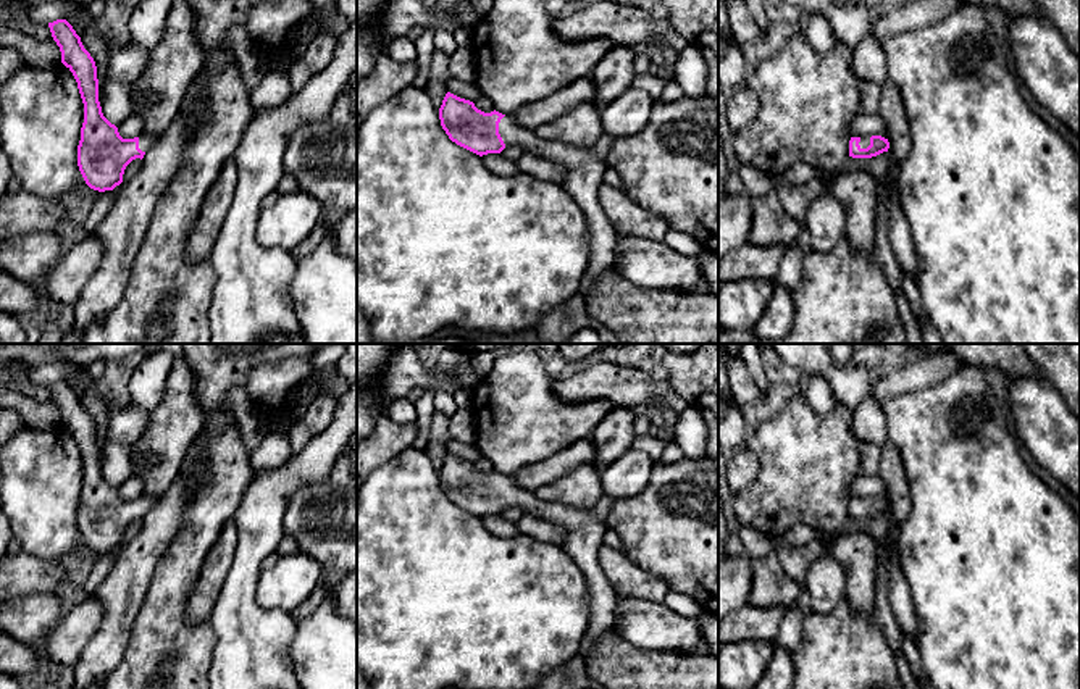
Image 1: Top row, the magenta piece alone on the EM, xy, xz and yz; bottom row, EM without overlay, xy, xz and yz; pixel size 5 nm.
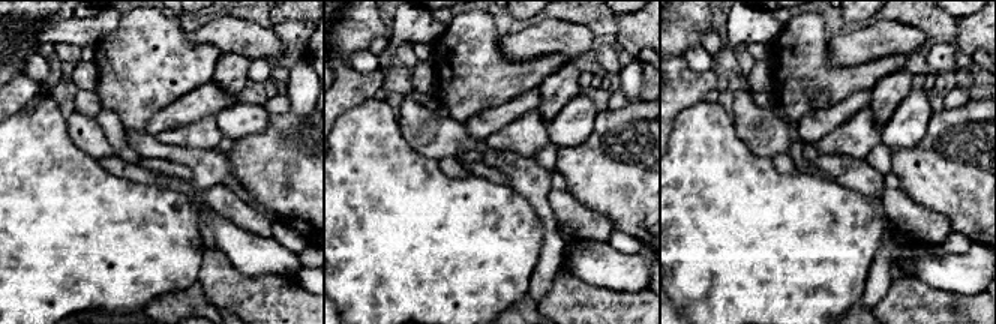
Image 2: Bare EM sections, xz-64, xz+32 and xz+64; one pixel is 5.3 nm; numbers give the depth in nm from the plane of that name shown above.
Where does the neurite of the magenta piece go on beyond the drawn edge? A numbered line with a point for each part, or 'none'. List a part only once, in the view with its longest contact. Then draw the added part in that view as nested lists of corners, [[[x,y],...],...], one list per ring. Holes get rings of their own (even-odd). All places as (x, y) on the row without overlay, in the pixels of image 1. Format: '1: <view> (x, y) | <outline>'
1: xz (585, 533) | [[[510,478],[500,481],[499,495],[505,508],[518,507],[525,515],[546,520],[565,529],[567,536],[562,547],[581,568],[591,600],[591,616],[578,650],[586,662],[594,642],[613,628],[617,592],[597,562],[597,552],[604,545],[602,539],[609,529],[607,521],[597,520],[591,508],[541,500],[534,492],[518,487]]]

